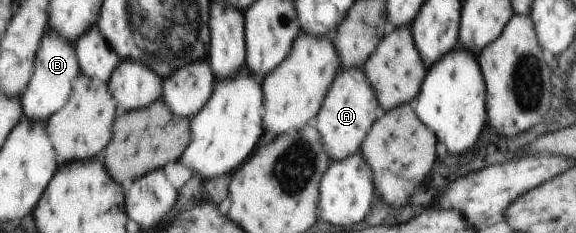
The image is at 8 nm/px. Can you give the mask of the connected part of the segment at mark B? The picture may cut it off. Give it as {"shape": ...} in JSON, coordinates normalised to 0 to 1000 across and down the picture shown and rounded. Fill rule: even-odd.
{"shape":[[[82,124],[64,227],[59,322],[36,412],[43,502],[59,528],[82,524],[95,485],[111,468],[122,425],[122,399],[128,382],[125,348],[135,322],[141,322],[141,296],[130,185],[115,176],[97,133]]]}

